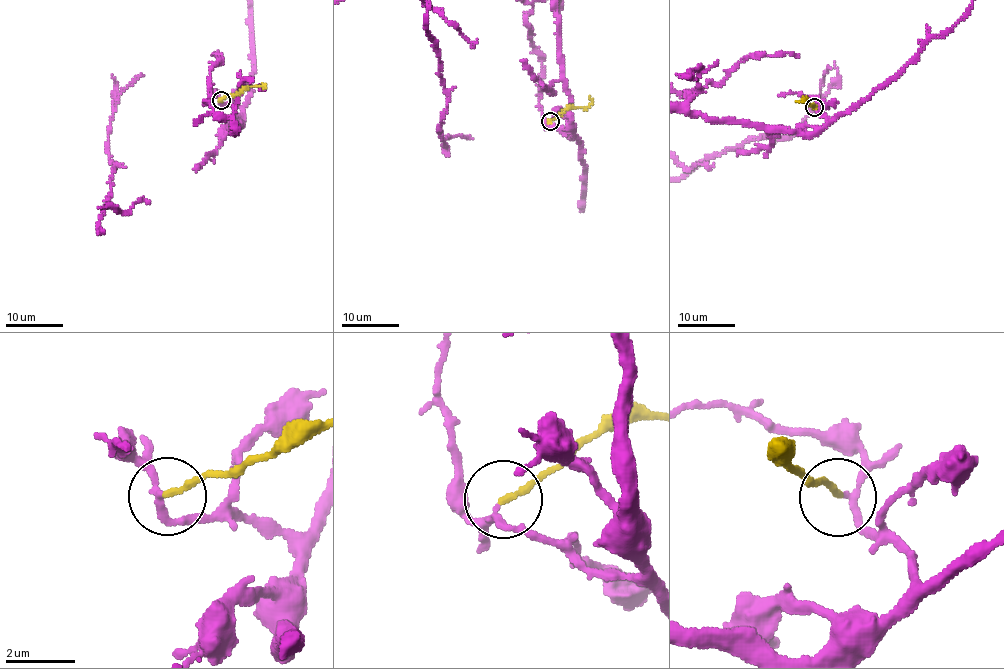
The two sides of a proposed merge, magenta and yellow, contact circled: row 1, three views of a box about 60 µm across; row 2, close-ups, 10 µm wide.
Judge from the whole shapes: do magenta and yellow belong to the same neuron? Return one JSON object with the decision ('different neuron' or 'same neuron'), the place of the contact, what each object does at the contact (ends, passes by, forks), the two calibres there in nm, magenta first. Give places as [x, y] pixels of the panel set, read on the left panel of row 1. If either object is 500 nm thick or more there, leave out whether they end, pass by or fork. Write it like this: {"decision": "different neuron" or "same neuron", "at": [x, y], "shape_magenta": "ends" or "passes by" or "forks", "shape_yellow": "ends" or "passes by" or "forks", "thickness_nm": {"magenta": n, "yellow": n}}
{"decision": "different neuron", "at": [221, 100], "shape_magenta": "passes by", "shape_yellow": "ends", "thickness_nm": {"magenta": 180, "yellow": 180}}

